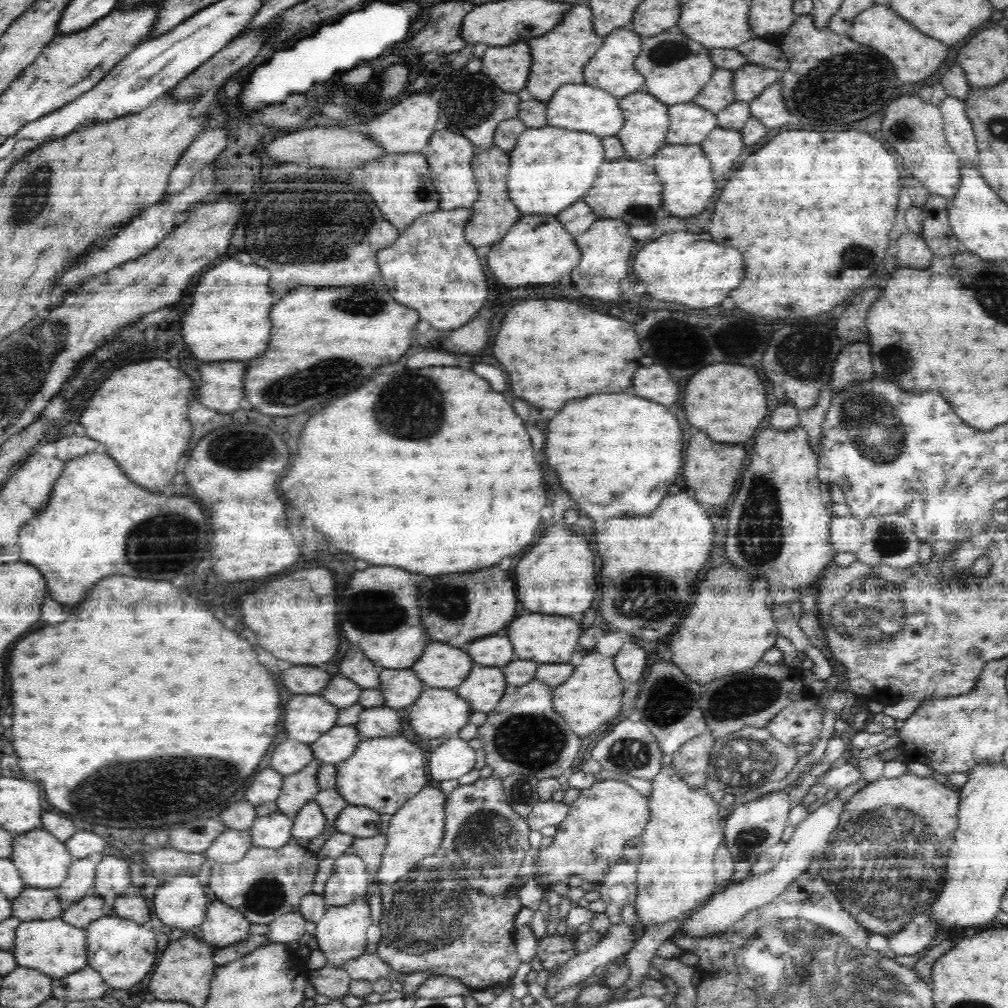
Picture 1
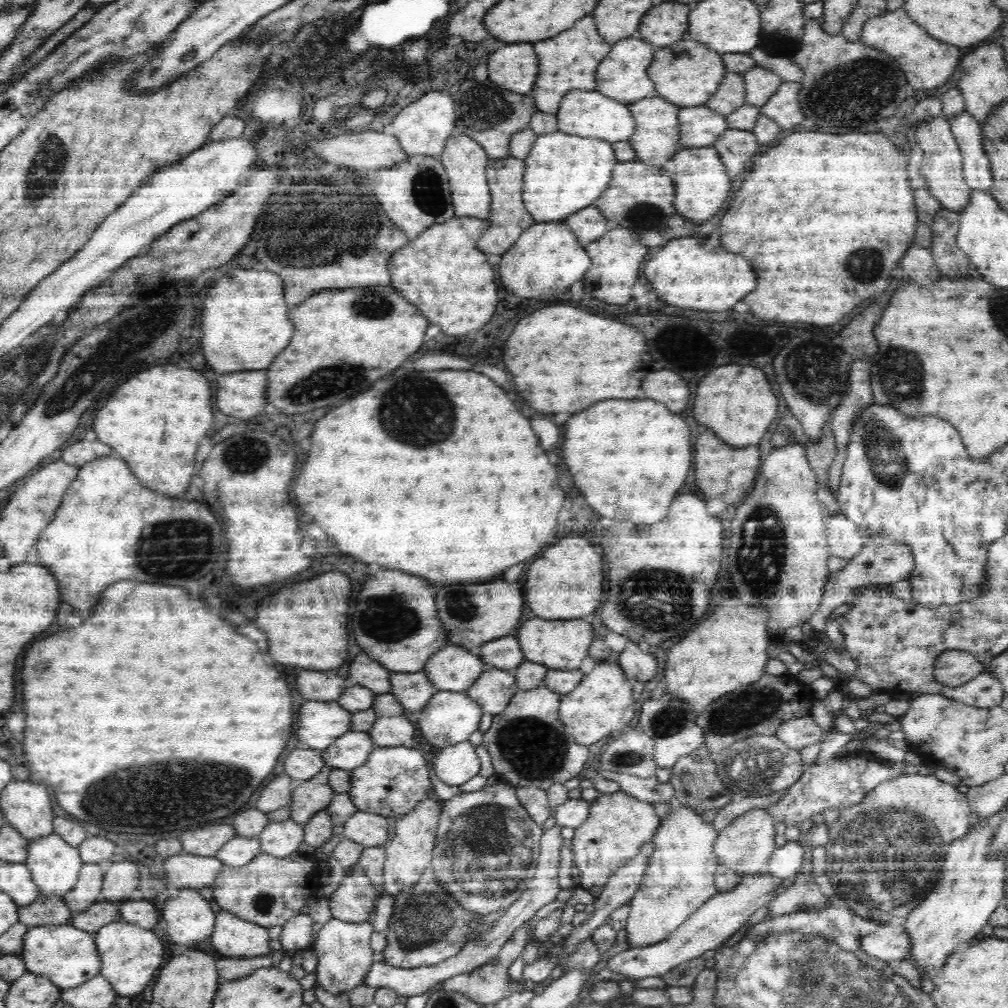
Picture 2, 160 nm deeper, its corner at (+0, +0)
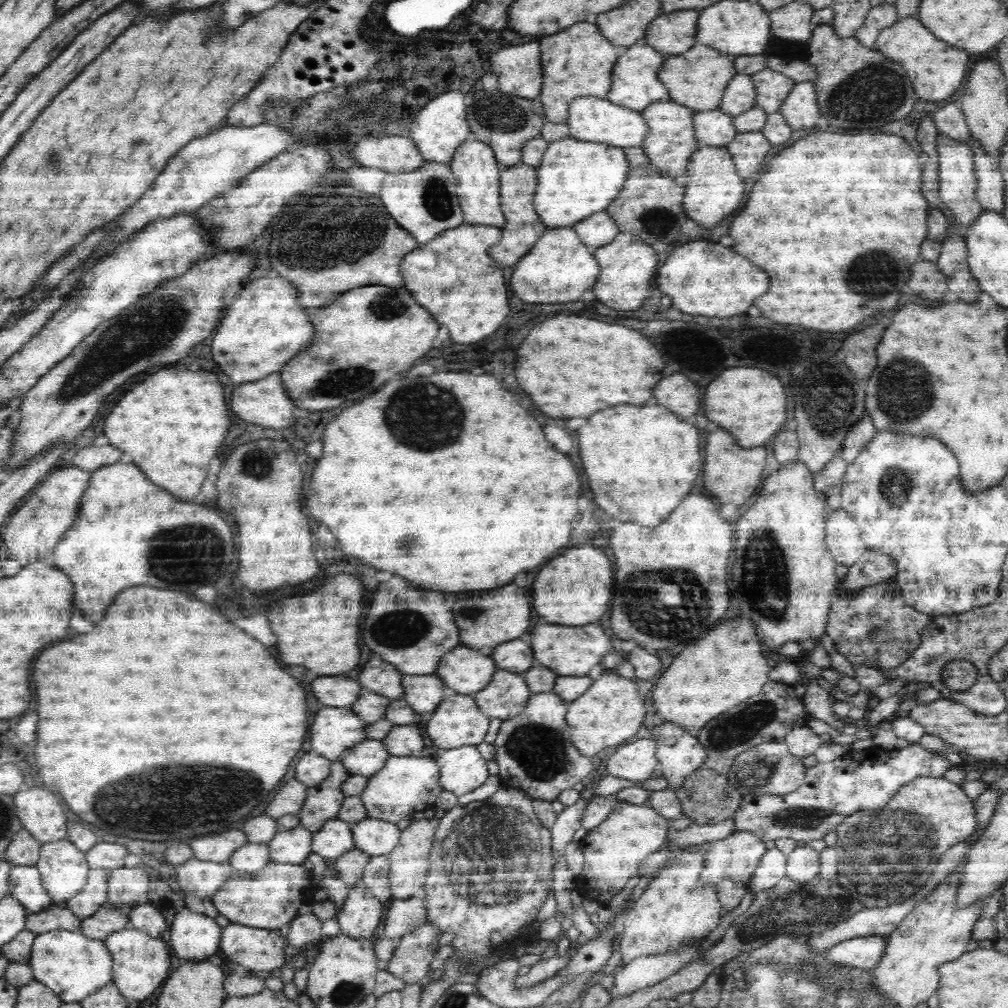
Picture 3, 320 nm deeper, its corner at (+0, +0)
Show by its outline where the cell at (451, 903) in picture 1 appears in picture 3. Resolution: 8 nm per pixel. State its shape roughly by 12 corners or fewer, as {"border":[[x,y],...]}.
{"border":[[427,920],[400,939],[387,971],[420,983],[444,934]]}

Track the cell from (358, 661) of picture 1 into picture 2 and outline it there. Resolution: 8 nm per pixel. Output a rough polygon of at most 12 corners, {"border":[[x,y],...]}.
{"border":[[366,654],[350,666],[348,687],[390,693],[388,670]]}

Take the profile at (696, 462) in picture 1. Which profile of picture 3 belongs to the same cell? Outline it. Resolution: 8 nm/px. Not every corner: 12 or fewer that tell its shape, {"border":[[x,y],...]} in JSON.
{"border":[[708,436],[704,484],[742,506],[760,488],[766,448]]}

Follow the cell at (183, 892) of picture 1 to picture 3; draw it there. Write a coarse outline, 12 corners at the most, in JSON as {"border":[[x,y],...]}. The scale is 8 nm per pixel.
{"border":[[182,909],[170,928],[176,960],[221,950],[214,919]]}

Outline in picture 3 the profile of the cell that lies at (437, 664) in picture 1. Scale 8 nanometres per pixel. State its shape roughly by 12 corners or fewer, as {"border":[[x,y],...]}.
{"border":[[460,644],[434,674],[450,693],[473,695],[497,669],[492,657]]}

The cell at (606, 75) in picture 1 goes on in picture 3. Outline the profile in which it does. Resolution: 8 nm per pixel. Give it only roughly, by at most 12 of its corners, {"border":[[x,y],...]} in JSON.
{"border":[[646,42],[621,50],[608,100],[641,112],[670,100],[666,56]]}

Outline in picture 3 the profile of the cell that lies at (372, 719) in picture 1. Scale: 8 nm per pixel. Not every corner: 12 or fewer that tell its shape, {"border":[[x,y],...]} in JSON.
{"border":[[416,725],[392,726],[382,743],[390,755],[418,756],[424,750]]}

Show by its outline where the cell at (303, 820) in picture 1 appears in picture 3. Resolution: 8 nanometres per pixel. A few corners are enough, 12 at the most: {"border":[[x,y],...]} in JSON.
{"border":[[330,819],[312,840],[313,853],[336,861],[355,848],[352,824]]}

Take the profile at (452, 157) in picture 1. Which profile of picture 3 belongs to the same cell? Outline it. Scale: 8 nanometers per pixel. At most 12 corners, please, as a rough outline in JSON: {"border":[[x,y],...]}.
{"border":[[475,138],[448,163],[465,223],[505,224],[496,154]]}

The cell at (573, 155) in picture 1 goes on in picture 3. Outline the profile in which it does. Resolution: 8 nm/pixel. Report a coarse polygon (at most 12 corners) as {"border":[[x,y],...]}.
{"border":[[548,142],[534,210],[548,229],[606,211],[631,167],[619,146]]}

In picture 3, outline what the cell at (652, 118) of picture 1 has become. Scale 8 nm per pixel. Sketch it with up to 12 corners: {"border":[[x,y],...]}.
{"border":[[672,100],[641,111],[651,165],[686,175],[700,147],[694,109]]}

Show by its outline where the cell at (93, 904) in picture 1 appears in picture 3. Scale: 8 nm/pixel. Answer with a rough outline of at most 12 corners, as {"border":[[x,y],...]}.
{"border":[[102,906],[81,920],[80,930],[104,941],[127,928],[128,916],[116,906]]}

